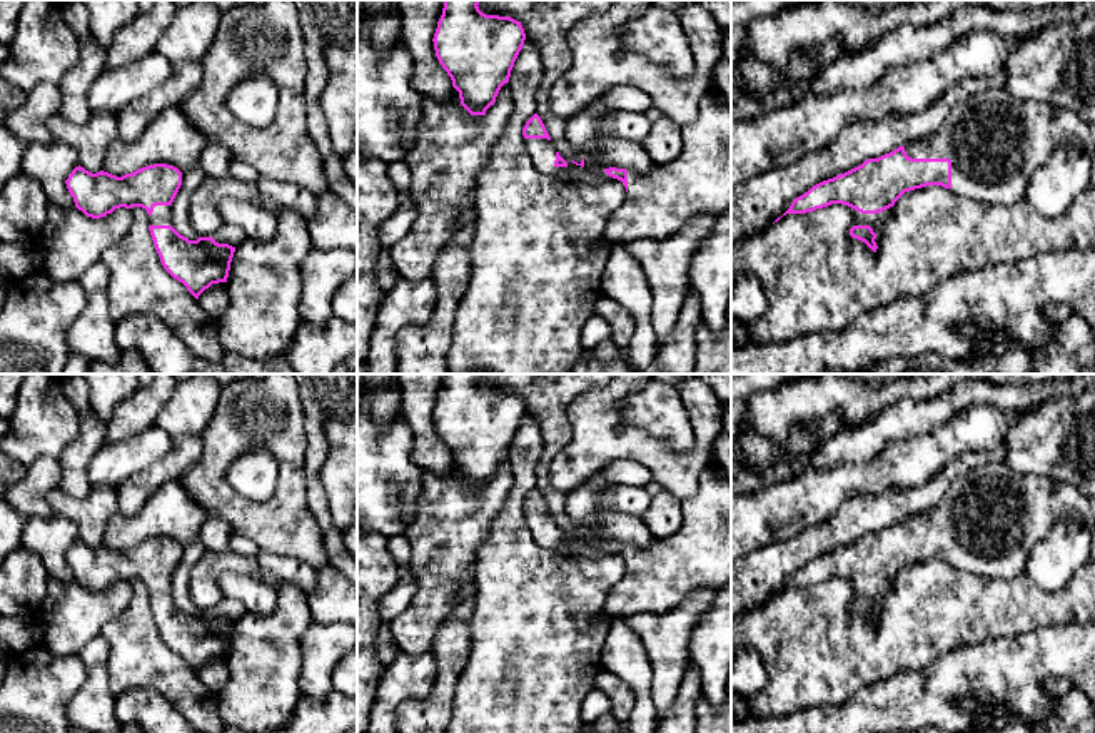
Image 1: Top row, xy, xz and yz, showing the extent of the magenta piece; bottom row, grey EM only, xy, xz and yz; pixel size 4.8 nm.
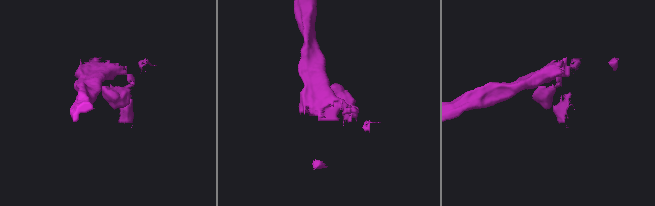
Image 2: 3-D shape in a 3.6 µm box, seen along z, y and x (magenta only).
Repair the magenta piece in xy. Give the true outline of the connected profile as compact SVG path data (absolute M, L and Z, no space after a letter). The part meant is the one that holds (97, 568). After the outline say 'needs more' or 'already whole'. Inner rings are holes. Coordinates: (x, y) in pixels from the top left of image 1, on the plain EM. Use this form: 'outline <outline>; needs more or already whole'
outline M154 538L117 551L103 544L92 548L78 539L65 558L75 581L92 593L120 581L145 583L164 643L195 673L212 658L227 656L235 621L219 618L214 611L189 614L172 601L172 576L182 559L177 541Z; needs more

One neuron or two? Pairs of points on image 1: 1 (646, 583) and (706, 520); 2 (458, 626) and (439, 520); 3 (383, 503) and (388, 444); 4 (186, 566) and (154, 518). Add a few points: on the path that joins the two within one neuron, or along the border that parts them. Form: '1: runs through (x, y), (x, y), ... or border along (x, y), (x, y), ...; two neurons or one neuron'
1: runs through (663, 570), (696, 536); one neuron
2: border along (468, 570), (459, 581), (458, 601), (433, 640); two neurons
3: runs through (383, 488), (383, 460); one neuron
4: runs through (187, 551), (187, 541), (169, 523); one neuron

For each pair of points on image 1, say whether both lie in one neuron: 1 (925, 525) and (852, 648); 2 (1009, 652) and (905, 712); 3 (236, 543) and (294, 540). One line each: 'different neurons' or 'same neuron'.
1: different neurons
2: same neuron
3: different neurons

